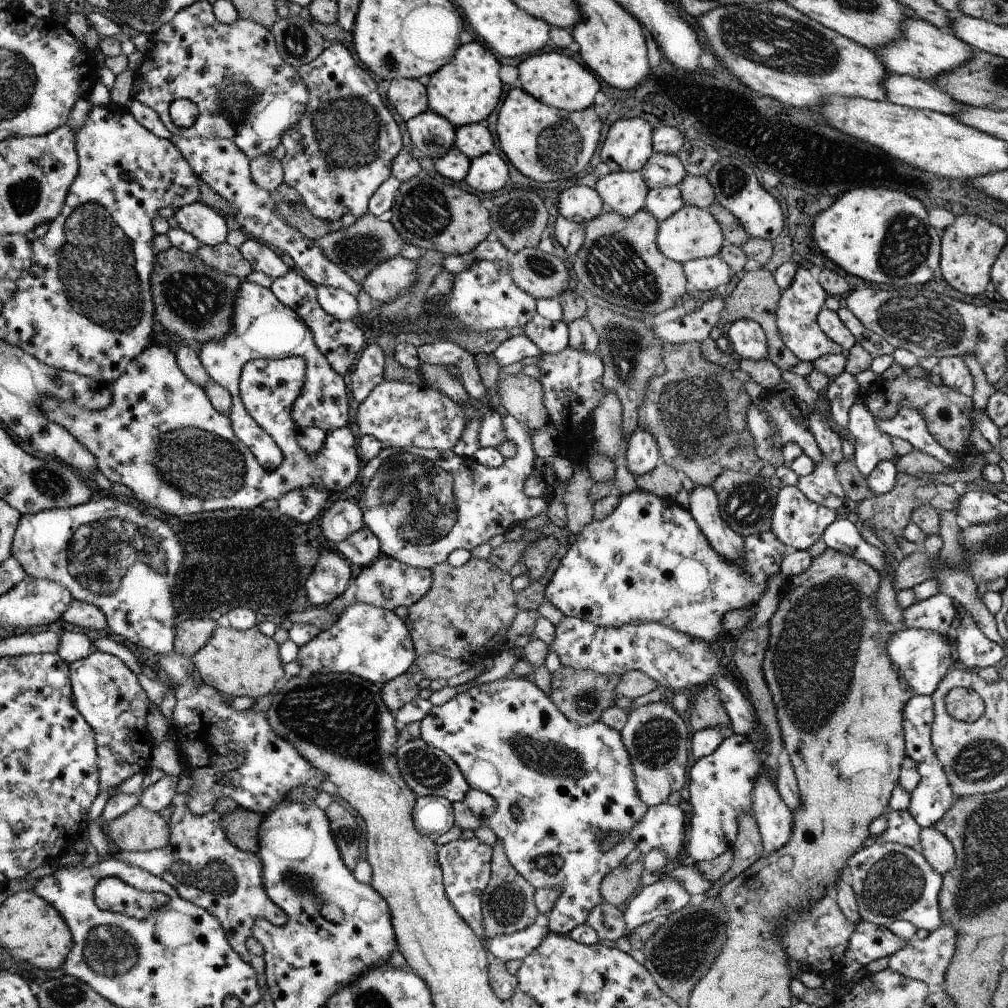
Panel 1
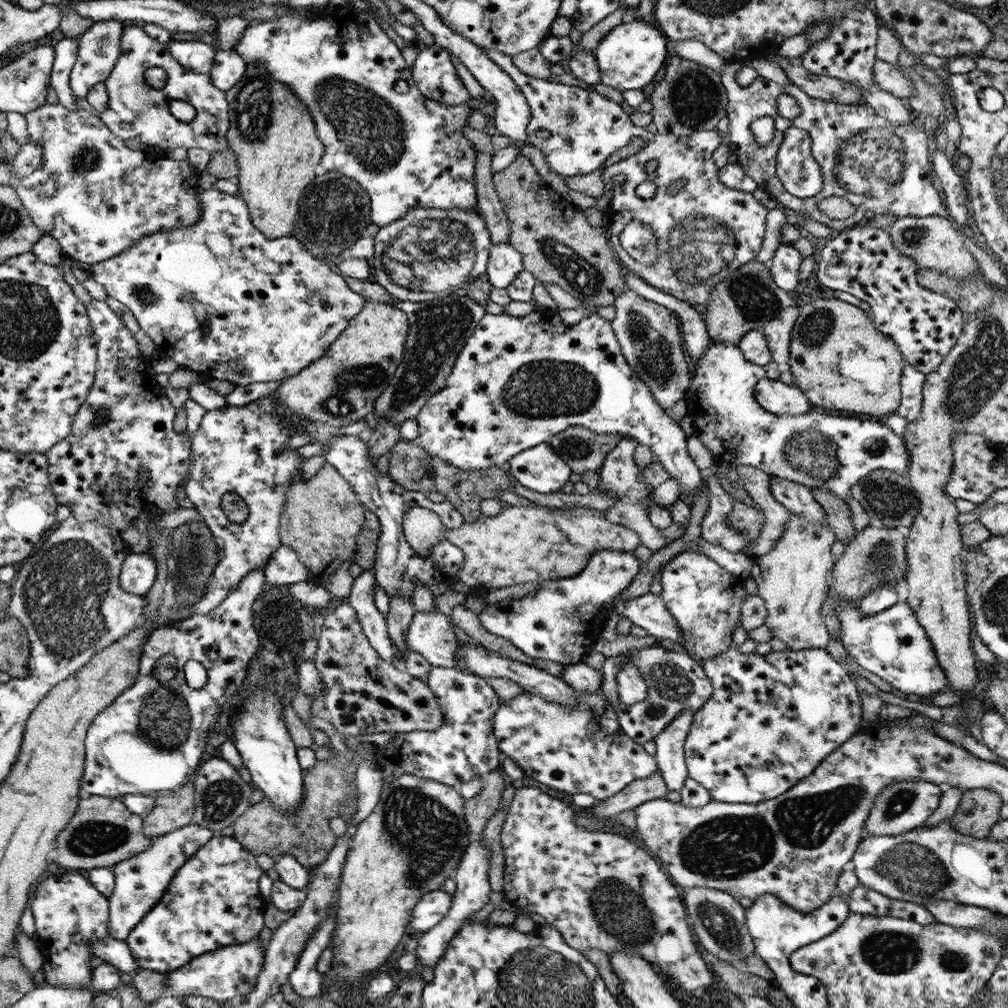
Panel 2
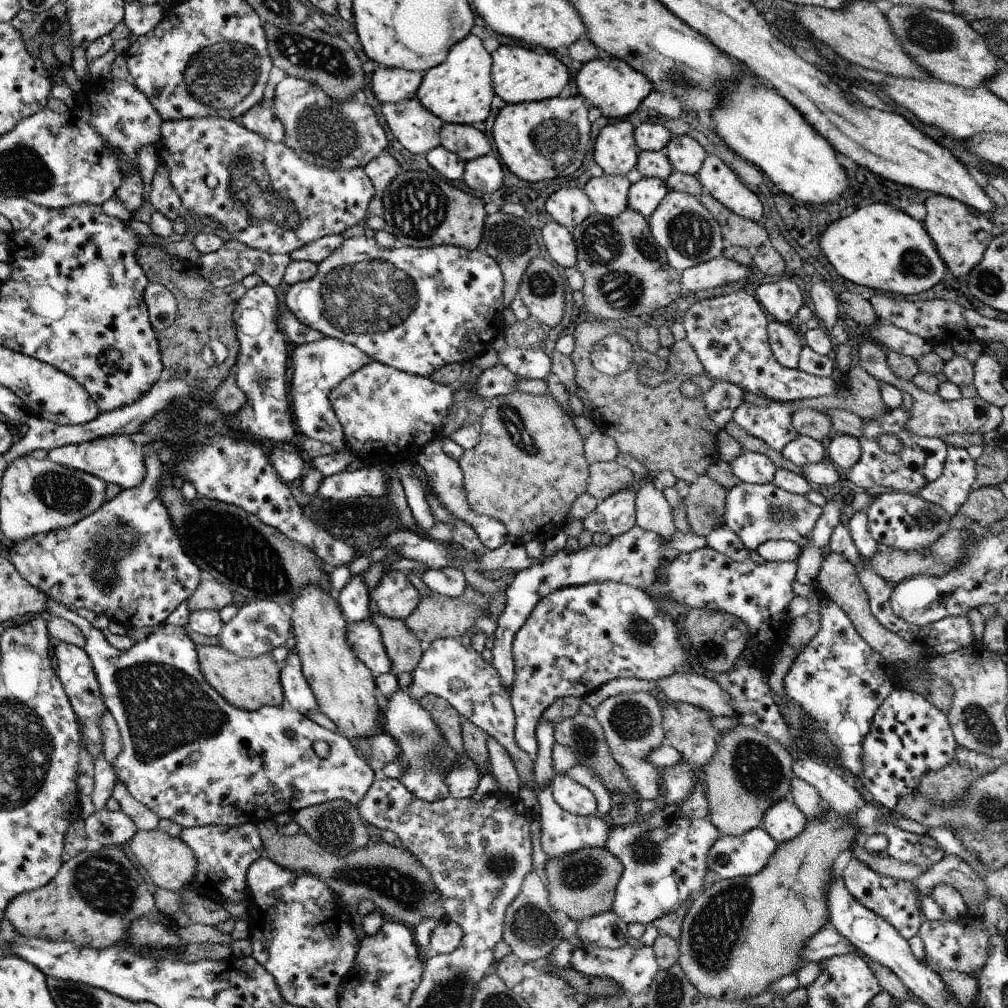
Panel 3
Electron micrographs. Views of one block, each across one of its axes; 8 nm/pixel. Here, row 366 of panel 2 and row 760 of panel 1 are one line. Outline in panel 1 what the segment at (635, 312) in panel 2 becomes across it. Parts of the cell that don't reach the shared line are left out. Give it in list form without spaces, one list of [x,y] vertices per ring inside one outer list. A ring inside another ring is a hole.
[[[668,698],[636,708],[628,714],[619,732],[622,744],[630,756],[638,796],[648,807],[667,803],[667,799],[674,792],[679,792],[688,780],[686,771],[689,770],[688,738],[691,729],[686,716],[675,711]]]

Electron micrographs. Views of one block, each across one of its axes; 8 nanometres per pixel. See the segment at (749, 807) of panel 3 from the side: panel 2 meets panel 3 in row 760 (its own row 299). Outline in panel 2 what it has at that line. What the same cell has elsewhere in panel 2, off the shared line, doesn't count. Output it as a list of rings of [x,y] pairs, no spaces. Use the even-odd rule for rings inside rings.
[[[748,262],[720,279],[720,284],[710,294],[710,302],[702,310],[709,338],[717,343],[737,345],[747,332],[762,330],[771,320],[778,318],[782,310],[795,305],[795,300],[774,284],[768,266],[762,262]]]

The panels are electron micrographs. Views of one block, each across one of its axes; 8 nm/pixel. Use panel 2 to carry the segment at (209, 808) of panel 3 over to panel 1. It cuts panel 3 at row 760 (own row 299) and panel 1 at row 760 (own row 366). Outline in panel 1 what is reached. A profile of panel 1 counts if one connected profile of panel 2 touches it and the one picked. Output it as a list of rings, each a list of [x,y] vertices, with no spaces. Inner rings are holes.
[[[170,652],[166,656],[160,656],[159,664],[161,668],[161,672],[164,677],[170,682],[174,684],[173,692],[175,693],[176,698],[176,706],[174,706],[174,710],[172,710],[172,714],[170,714],[169,719],[169,730],[170,736],[177,743],[177,752],[179,753],[179,762],[180,765],[184,768],[183,772],[186,773],[187,776],[190,776],[194,780],[194,784],[189,792],[186,792],[186,806],[188,806],[188,810],[192,812],[192,814],[196,814],[196,816],[202,816],[202,814],[208,814],[208,812],[212,812],[213,806],[216,803],[217,799],[221,797],[228,797],[234,800],[234,802],[238,803],[238,805],[245,810],[250,810],[256,812],[256,814],[260,814],[262,816],[266,816],[270,814],[276,806],[282,802],[282,800],[286,799],[287,793],[293,788],[297,788],[302,785],[305,787],[310,787],[315,790],[321,791],[320,784],[321,782],[326,781],[326,774],[322,772],[322,770],[318,770],[314,764],[310,764],[310,760],[308,758],[304,758],[290,742],[286,741],[284,736],[278,735],[274,728],[270,726],[270,722],[268,716],[266,716],[266,712],[264,711],[253,711],[250,710],[236,710],[232,708],[230,704],[224,699],[224,696],[216,690],[216,688],[212,688],[210,684],[206,684],[204,680],[195,681],[194,680],[194,671],[198,671],[196,666],[194,666],[194,660],[192,660],[192,656],[188,658],[186,654],[184,656],[180,656],[180,654],[176,654],[176,652]]]

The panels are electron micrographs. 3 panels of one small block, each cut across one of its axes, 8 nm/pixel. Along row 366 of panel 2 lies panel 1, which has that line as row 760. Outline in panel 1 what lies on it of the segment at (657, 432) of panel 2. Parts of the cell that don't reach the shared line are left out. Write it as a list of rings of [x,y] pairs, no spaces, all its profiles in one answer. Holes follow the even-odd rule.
[[[505,677],[504,679],[486,682],[486,684],[474,684],[472,688],[456,694],[454,698],[442,704],[442,706],[432,706],[430,712],[426,714],[426,718],[421,721],[420,727],[421,736],[419,738],[422,738],[426,744],[430,744],[432,747],[442,750],[447,756],[450,756],[458,768],[460,768],[460,772],[466,778],[470,789],[479,790],[490,795],[497,803],[497,808],[491,816],[478,817],[471,813],[465,802],[454,804],[455,825],[458,828],[462,828],[462,831],[472,830],[472,832],[482,827],[490,828],[496,837],[498,837],[497,840],[502,842],[502,846],[506,850],[506,856],[508,856],[510,864],[514,866],[514,870],[521,876],[524,876],[529,884],[532,884],[536,889],[558,888],[560,896],[558,896],[556,905],[548,915],[549,931],[554,932],[554,934],[569,934],[574,928],[587,923],[590,910],[596,908],[598,904],[604,903],[600,894],[602,880],[610,872],[618,869],[618,866],[621,866],[627,855],[636,849],[635,842],[632,840],[632,836],[630,836],[630,830],[634,828],[634,824],[638,824],[642,820],[642,816],[646,814],[646,810],[649,808],[646,802],[642,802],[640,796],[638,796],[634,784],[634,772],[631,772],[630,756],[628,756],[628,752],[626,752],[626,748],[622,744],[620,732],[603,724],[601,721],[594,722],[590,726],[579,726],[576,722],[570,722],[554,705],[549,696],[536,686],[532,679],[526,680],[524,677]],[[516,804],[520,806],[522,814],[519,817],[512,817],[511,808]],[[602,832],[606,832],[606,834],[618,832],[622,836],[622,842],[612,846],[610,850],[602,852],[600,840],[598,840],[598,836]]]

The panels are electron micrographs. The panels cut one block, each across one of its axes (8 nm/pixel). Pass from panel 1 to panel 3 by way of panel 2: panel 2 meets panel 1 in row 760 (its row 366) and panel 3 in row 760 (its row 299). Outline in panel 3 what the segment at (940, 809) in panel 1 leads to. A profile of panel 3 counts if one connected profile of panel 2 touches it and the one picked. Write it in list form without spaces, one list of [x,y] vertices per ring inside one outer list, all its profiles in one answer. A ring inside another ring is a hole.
[[[898,685],[875,711],[870,731],[862,742],[861,773],[856,777],[878,804],[893,810],[900,798],[917,791],[925,773],[948,765],[957,746],[946,714],[924,696]]]

